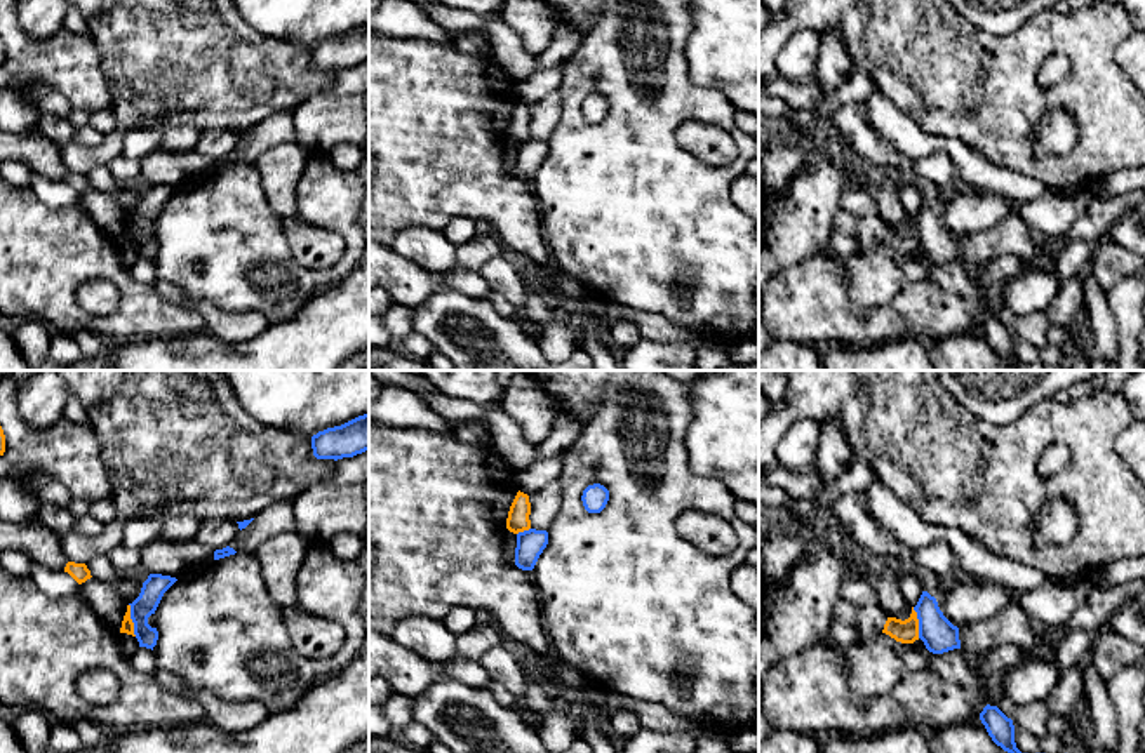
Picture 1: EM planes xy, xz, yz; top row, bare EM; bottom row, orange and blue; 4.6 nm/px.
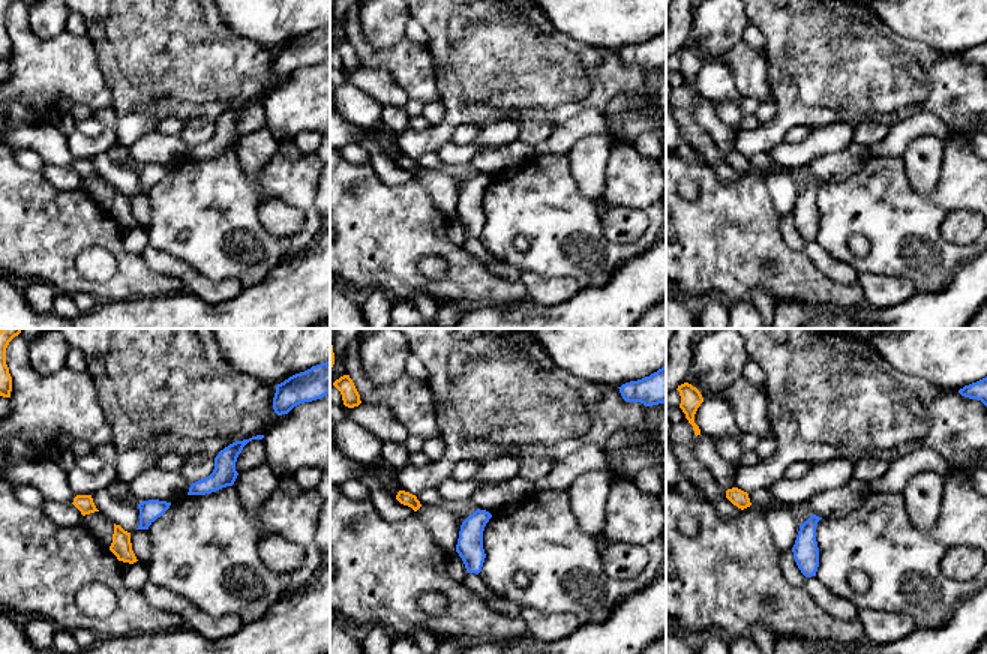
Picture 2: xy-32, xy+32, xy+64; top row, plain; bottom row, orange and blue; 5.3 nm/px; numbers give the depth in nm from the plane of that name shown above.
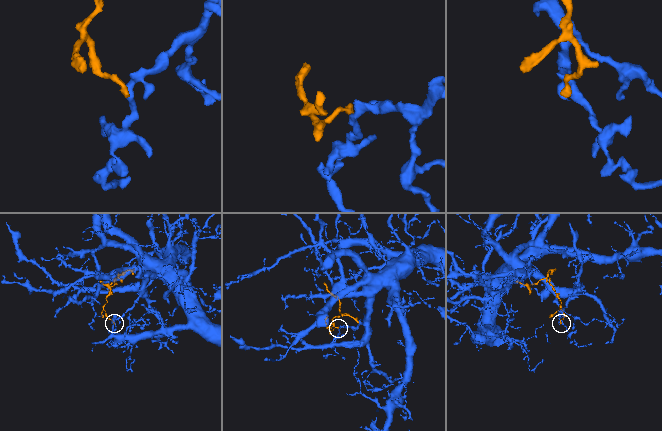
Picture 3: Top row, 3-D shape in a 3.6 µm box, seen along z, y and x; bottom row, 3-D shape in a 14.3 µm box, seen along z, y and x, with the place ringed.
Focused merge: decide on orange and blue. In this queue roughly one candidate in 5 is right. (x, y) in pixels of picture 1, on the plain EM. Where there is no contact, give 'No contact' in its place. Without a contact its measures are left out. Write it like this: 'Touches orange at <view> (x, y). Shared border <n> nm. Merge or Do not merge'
Touches orange at xy (131, 230). Shared border 160 nm. Do not merge

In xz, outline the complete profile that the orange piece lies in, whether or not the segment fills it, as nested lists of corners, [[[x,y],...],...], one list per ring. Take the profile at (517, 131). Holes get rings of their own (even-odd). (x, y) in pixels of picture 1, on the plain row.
[[[519,101],[508,122],[506,139],[513,144],[529,141],[531,139],[529,125],[531,125],[529,106]]]

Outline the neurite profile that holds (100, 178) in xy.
[[[99,165],[85,176],[90,181],[92,188],[111,193],[129,214],[139,207],[143,193],[122,188],[106,165]]]

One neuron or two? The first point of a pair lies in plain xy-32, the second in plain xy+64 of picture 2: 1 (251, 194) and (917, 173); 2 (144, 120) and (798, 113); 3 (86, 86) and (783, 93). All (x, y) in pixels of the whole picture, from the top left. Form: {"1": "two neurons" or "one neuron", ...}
{"1": "two neurons", "2": "two neurons", "3": "two neurons"}

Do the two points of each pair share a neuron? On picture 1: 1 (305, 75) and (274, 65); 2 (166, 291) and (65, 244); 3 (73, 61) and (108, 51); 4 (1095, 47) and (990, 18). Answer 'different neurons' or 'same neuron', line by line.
1: same neuron
2: different neurons
3: different neurons
4: different neurons

